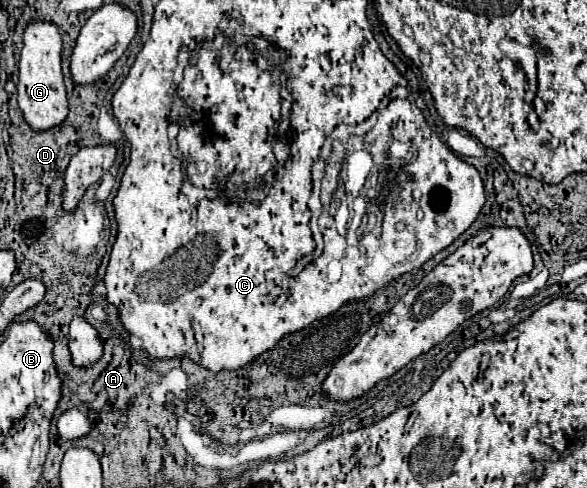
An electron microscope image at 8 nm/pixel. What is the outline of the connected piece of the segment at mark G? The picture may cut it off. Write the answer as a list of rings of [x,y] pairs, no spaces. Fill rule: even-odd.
[[[44,20],[28,22],[24,30],[24,48],[20,54],[18,76],[18,104],[28,126],[34,132],[46,132],[60,126],[68,116],[68,98],[62,74],[62,34],[60,26]]]

